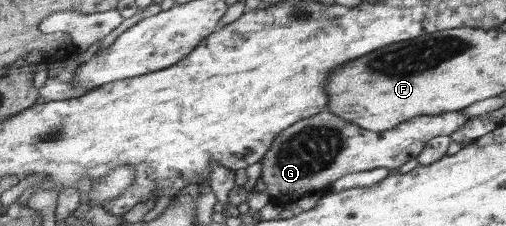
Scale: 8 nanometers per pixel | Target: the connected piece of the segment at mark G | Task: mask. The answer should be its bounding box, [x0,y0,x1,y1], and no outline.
[249,110,469,208]

